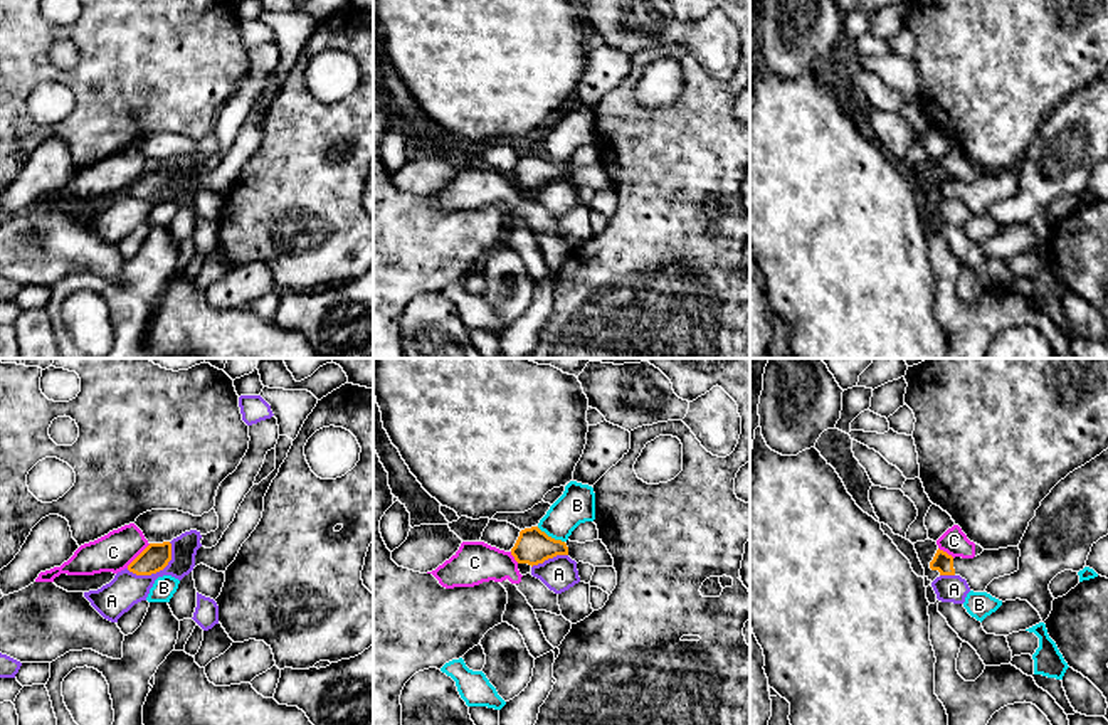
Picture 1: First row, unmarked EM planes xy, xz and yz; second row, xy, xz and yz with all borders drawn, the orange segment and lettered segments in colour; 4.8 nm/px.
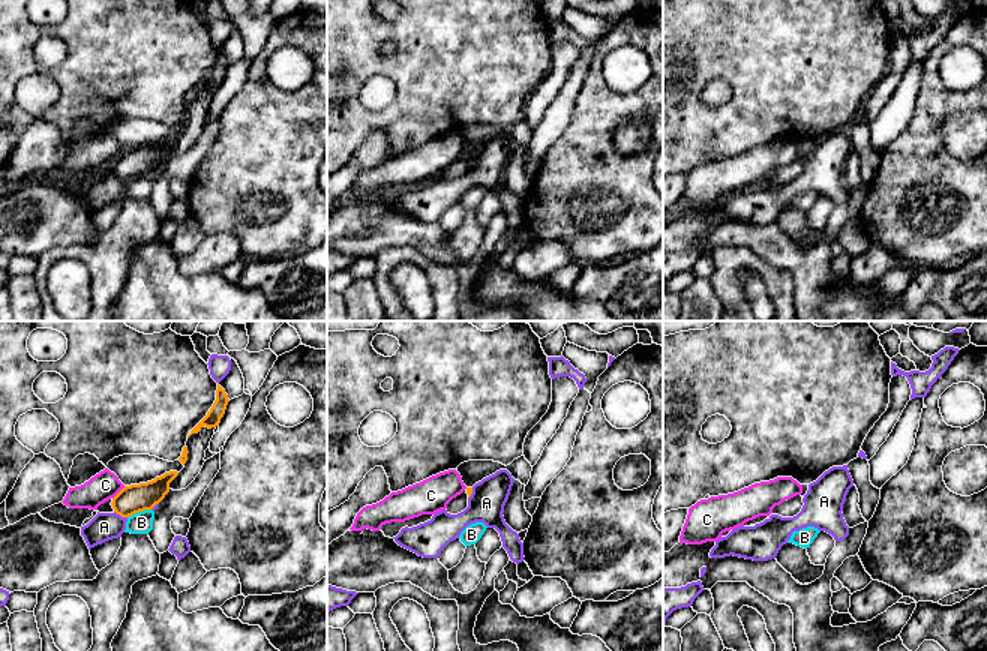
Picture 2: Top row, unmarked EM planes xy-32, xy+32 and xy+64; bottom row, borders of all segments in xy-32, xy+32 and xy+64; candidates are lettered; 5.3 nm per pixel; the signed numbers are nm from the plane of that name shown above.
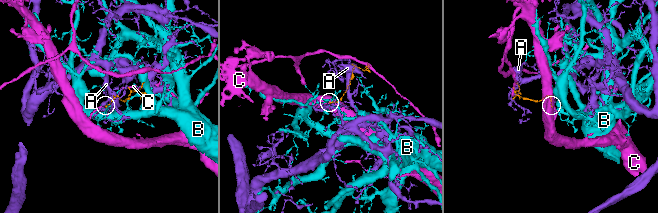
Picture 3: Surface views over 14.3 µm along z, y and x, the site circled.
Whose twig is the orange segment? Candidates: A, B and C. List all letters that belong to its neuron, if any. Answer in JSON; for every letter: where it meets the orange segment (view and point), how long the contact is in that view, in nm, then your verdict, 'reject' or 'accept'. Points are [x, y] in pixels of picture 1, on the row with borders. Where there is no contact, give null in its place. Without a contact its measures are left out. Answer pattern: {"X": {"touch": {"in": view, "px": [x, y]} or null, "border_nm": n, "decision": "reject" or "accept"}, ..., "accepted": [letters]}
{"A": {"touch": {"in": "xy", "px": [157, 571]}, "border_nm": 260, "decision": "reject"}, "B": {"touch": {"in": "xz", "px": [550, 537]}, "border_nm": 150, "decision": "reject"}, "C": {"touch": {"in": "xy", "px": [138, 555]}, "border_nm": 170, "decision": "reject"}, "accepted": []}

